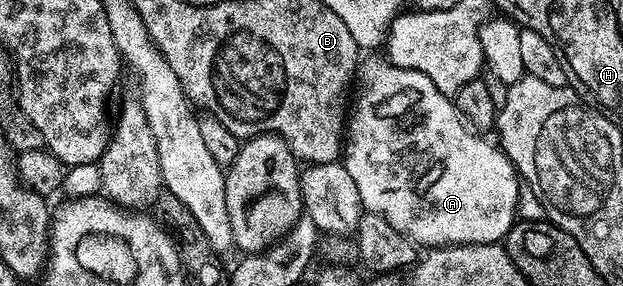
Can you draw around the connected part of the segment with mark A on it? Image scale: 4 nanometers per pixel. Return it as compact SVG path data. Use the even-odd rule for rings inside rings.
M383 59L376 60L373 64L363 65L359 73L359 83L364 83L364 97L356 108L356 116L349 115L346 120L346 167L350 178L356 180L358 194L362 197L363 203L370 206L371 211L380 212L382 218L390 222L390 226L403 228L407 236L412 237L420 246L447 246L450 244L491 244L494 238L507 237L512 225L517 223L518 209L520 206L520 188L522 181L517 173L516 167L508 163L508 155L504 149L475 136L460 111L454 107L453 101L446 98L436 90L434 82L426 78L418 70L409 68L396 68L394 65L385 62Z

